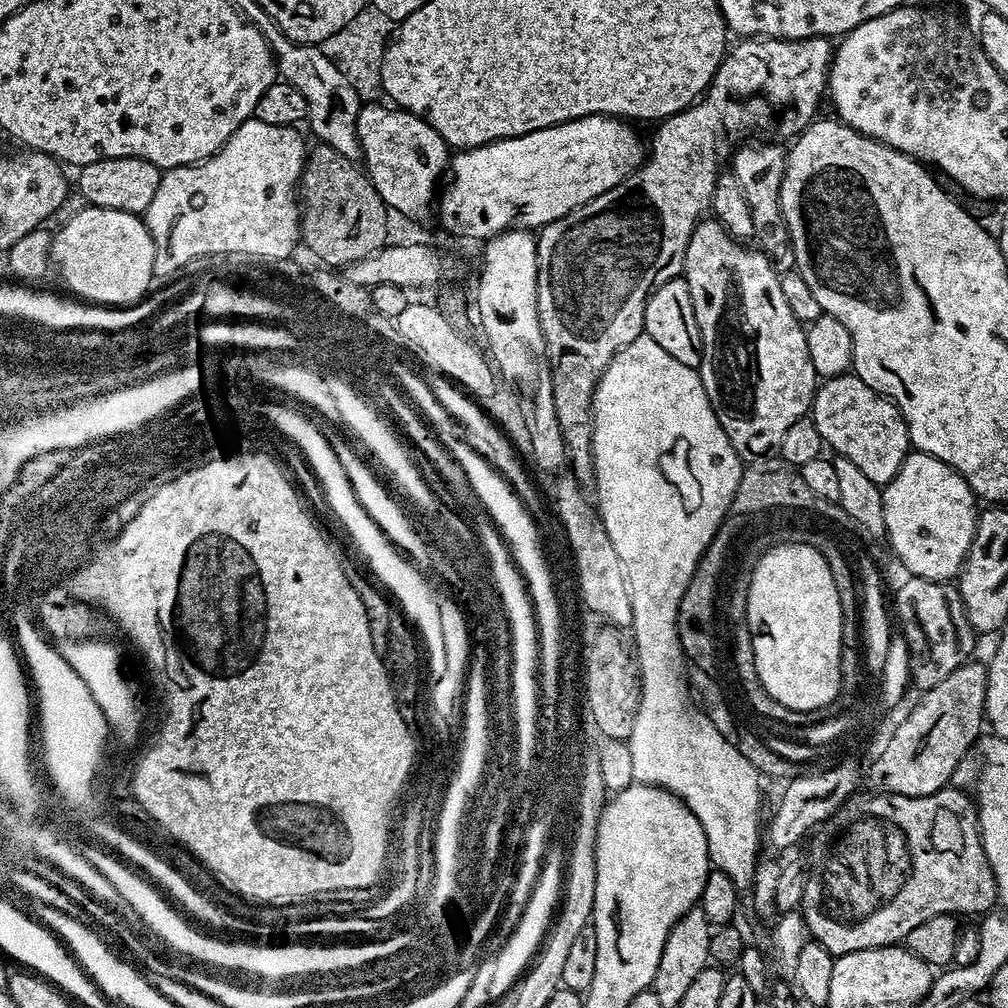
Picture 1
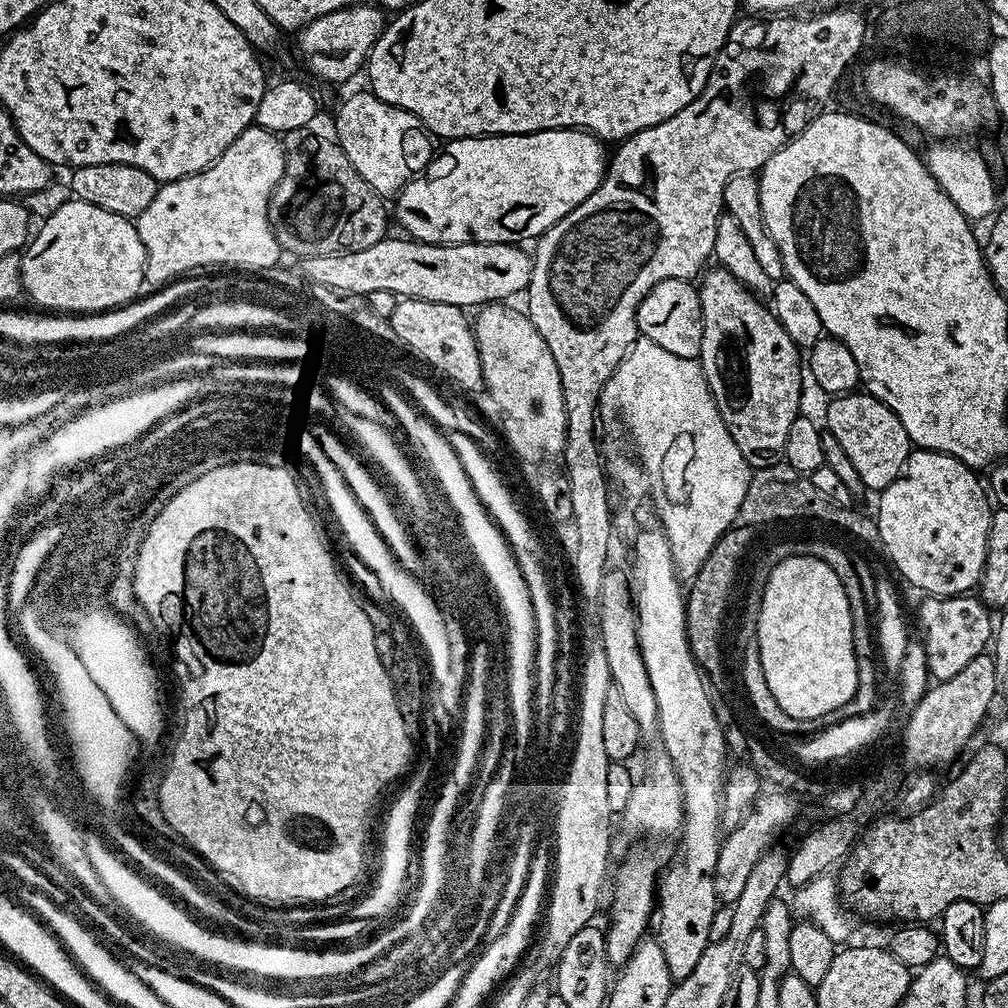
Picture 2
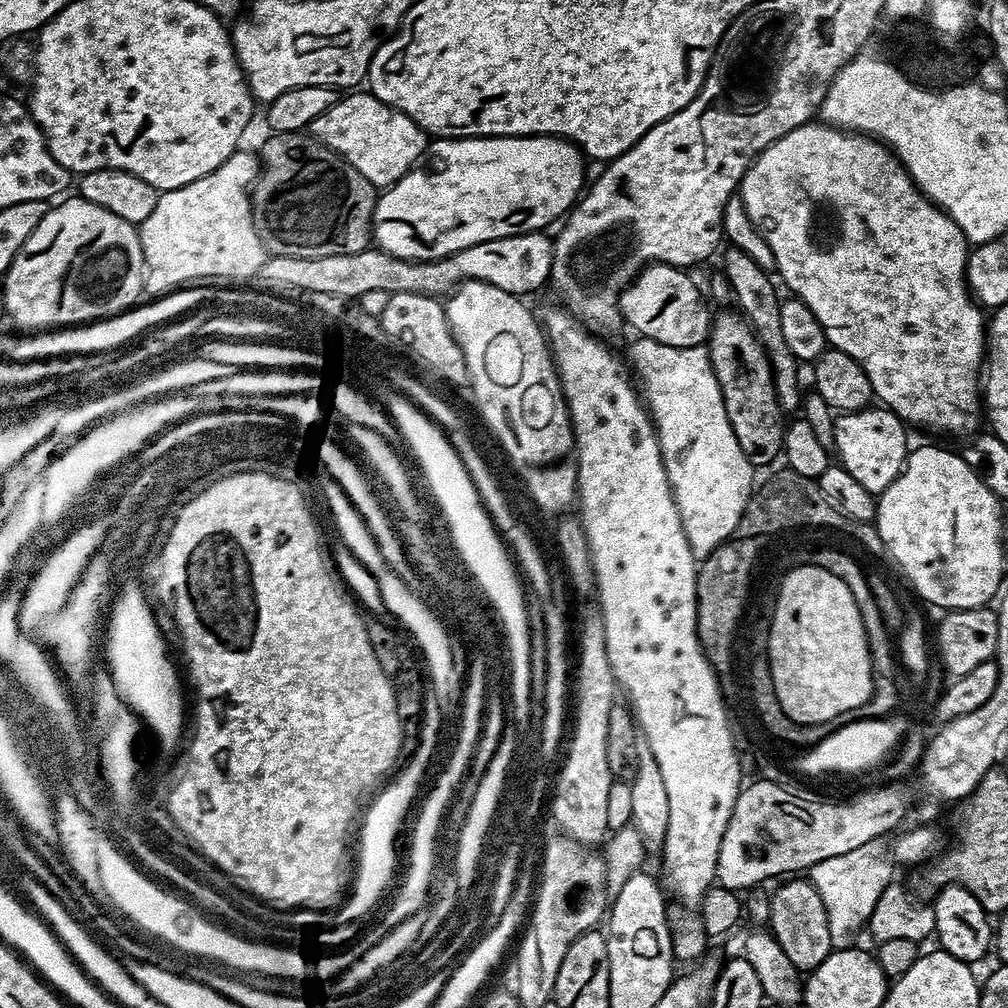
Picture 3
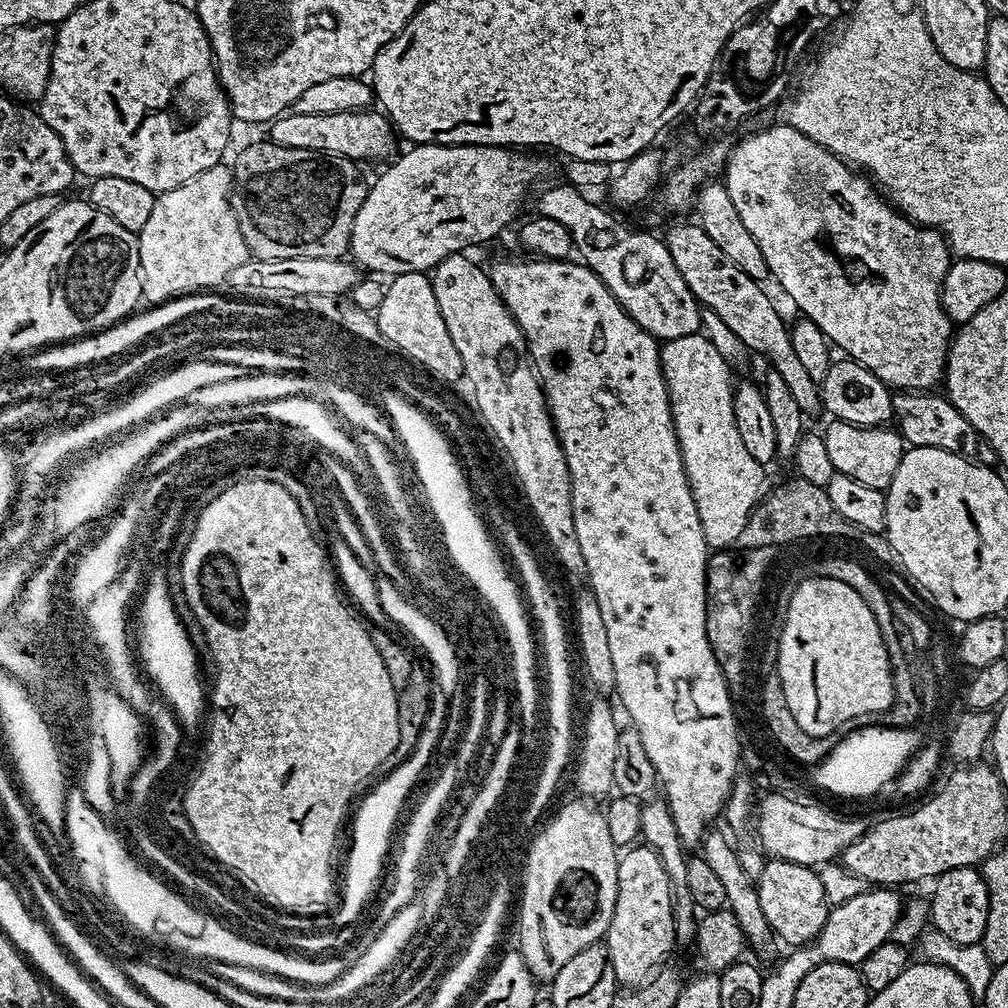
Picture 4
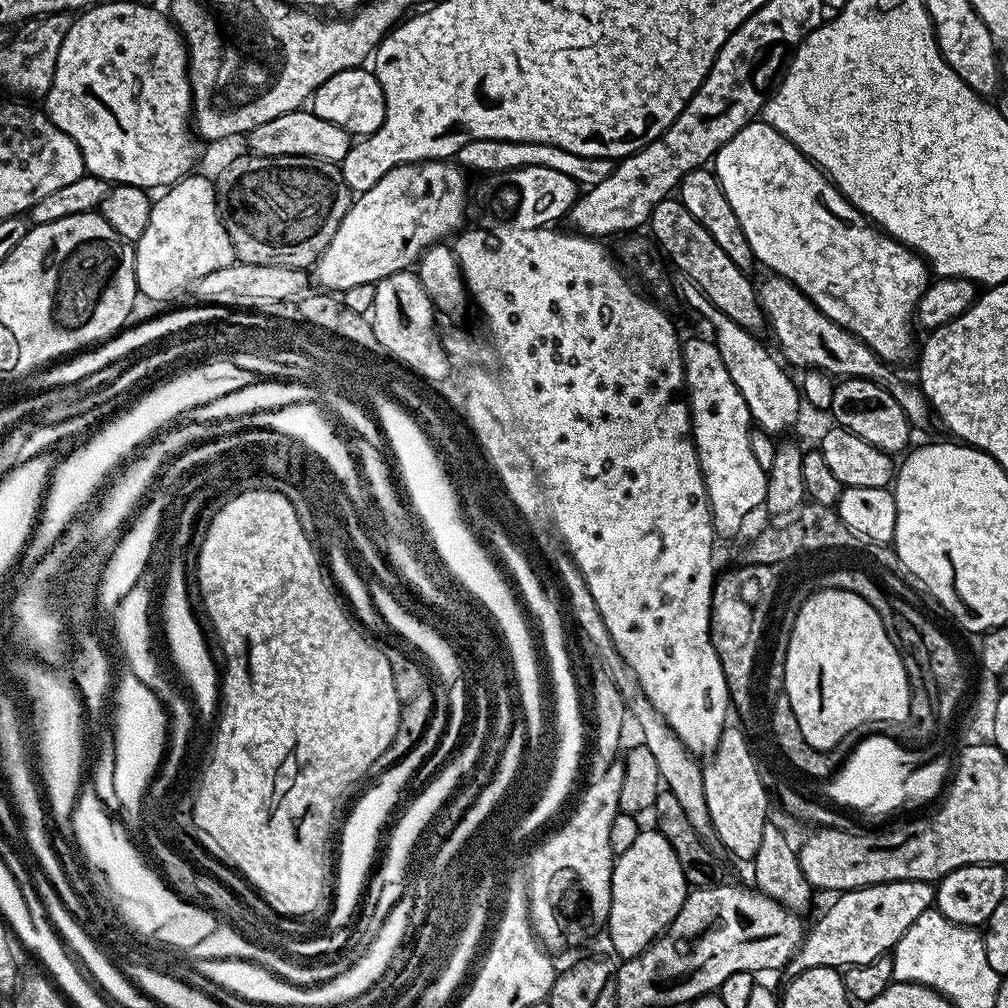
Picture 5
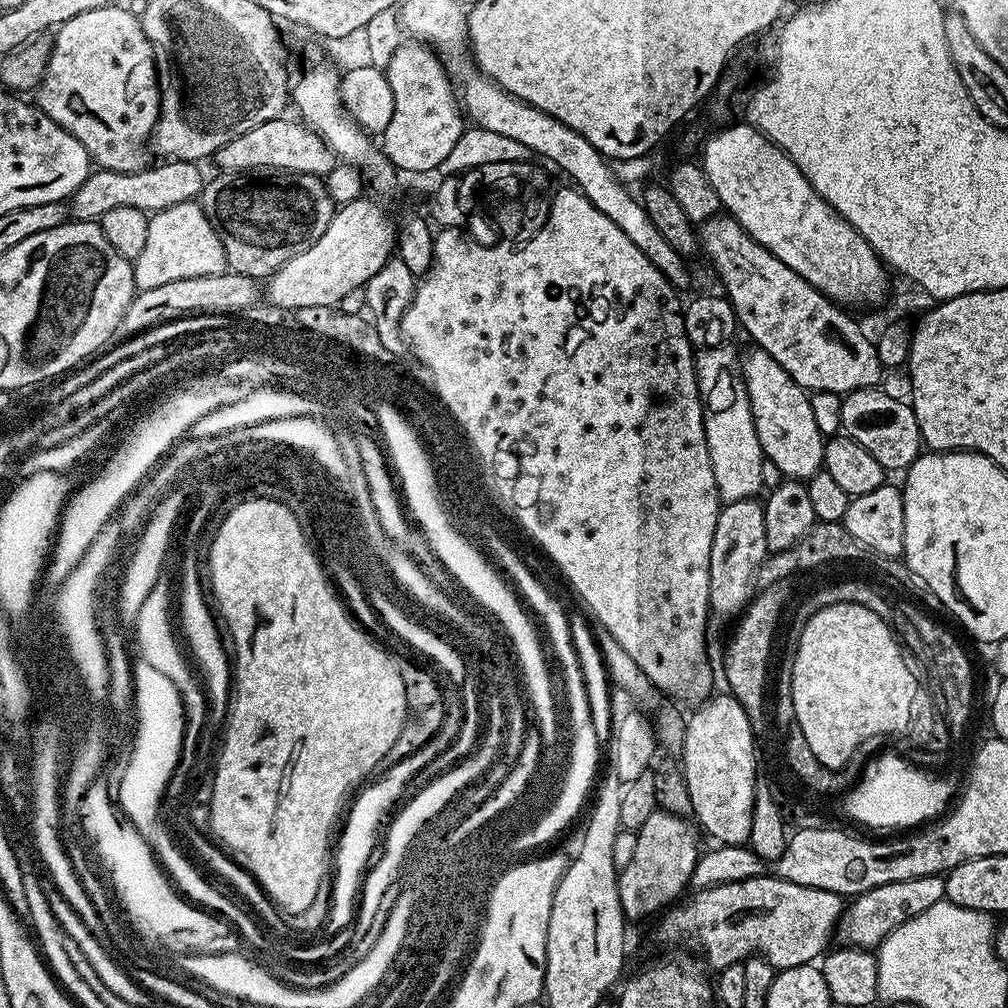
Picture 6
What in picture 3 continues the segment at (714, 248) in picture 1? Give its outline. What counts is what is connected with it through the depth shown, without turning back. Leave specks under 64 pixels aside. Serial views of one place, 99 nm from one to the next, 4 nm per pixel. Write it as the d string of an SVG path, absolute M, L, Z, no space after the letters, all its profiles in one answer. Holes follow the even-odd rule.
M724 312L711 321L706 347L738 446L742 446L749 462L767 460L772 464L782 452L786 416L776 401L772 367L760 339L743 315L732 312Z

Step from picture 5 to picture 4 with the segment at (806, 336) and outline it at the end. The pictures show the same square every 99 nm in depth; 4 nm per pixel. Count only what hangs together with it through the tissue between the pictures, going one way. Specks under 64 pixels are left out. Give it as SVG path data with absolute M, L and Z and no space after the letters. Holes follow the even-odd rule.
M900 390L892 398L893 417L897 429L909 447L942 449L958 453L977 463L989 466L997 463L996 452L981 437L974 426L943 395L924 390Z

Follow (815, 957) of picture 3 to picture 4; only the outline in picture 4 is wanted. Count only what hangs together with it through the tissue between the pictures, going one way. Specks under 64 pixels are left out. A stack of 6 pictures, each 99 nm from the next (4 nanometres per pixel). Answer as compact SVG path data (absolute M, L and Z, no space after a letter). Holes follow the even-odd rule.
M769 859L760 880L756 881L756 889L762 914L766 914L766 922L770 922L773 933L779 939L781 936L788 946L809 944L826 926L830 911L828 890L823 888L820 873L815 867Z

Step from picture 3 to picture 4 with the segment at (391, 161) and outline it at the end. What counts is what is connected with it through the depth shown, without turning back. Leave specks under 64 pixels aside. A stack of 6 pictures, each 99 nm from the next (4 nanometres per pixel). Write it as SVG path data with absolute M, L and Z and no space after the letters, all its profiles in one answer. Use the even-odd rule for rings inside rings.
M380 110L343 112L342 114L298 114L292 112L276 117L271 121L268 130L267 139L278 146L327 152L329 156L345 156L347 160L357 162L384 159L387 161L397 151L397 133L392 127L392 121Z

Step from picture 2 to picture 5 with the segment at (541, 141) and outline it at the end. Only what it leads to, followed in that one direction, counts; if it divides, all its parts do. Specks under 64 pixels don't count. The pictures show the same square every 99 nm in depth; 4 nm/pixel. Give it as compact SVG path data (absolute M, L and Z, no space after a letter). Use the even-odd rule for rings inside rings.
M423 160L421 164L403 164L390 170L370 190L353 199L346 218L342 218L338 230L334 230L334 238L330 238L330 246L315 262L315 283L317 280L321 289L333 294L343 294L350 286L376 285L382 278L390 278L390 274L409 271L430 245L441 243L448 238L444 236L451 237L465 227L464 207L468 200L470 204L470 188L468 192L464 175L465 169L460 164L446 160Z

